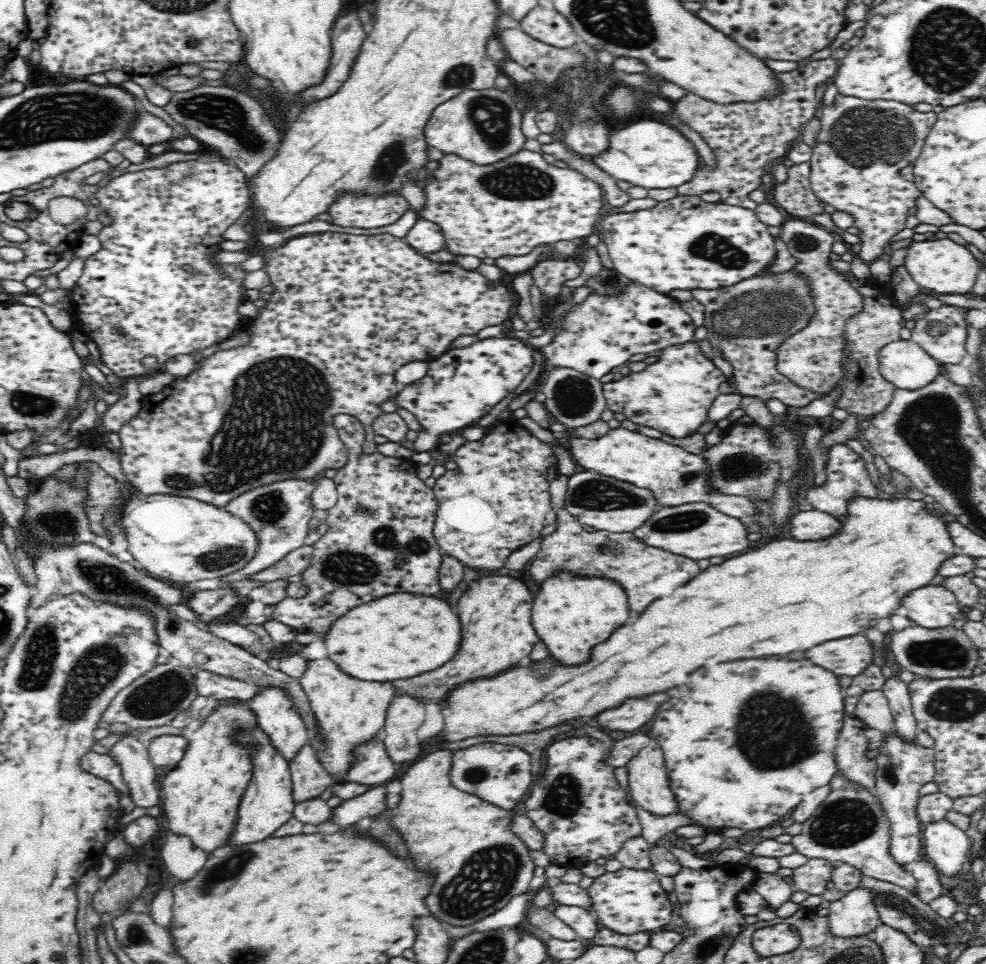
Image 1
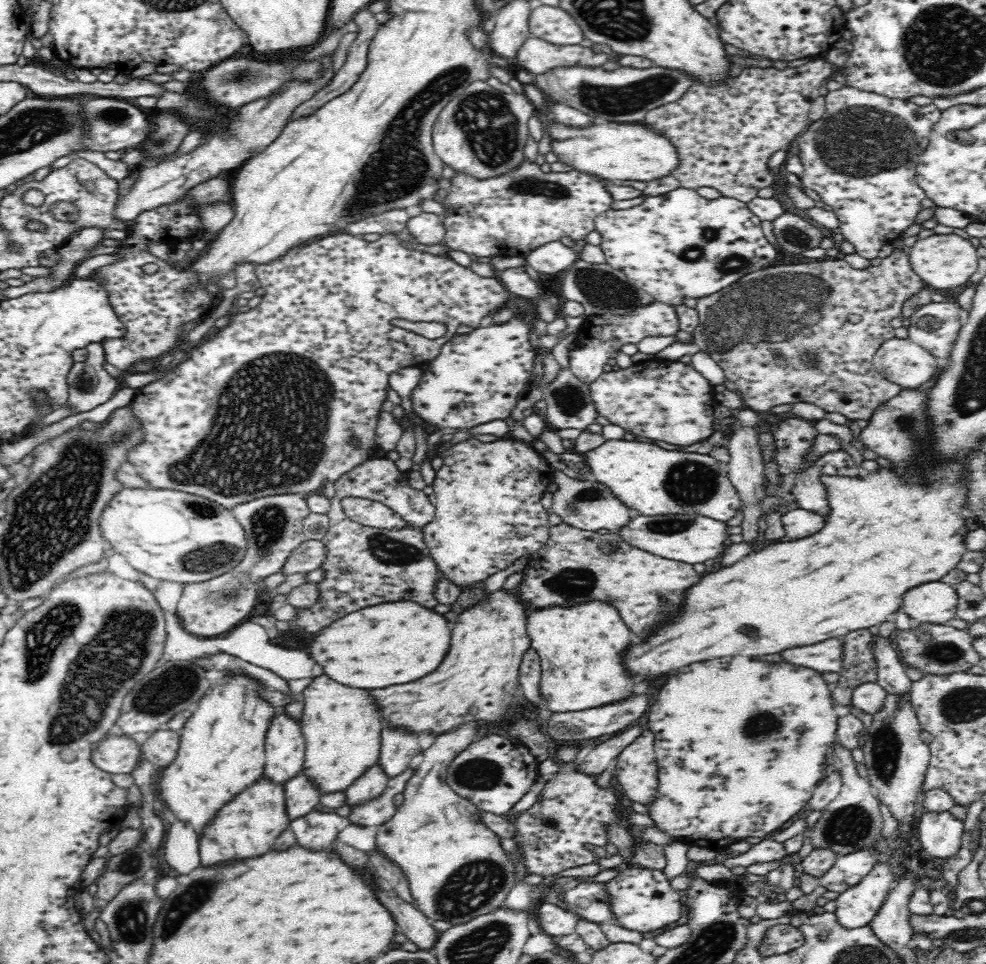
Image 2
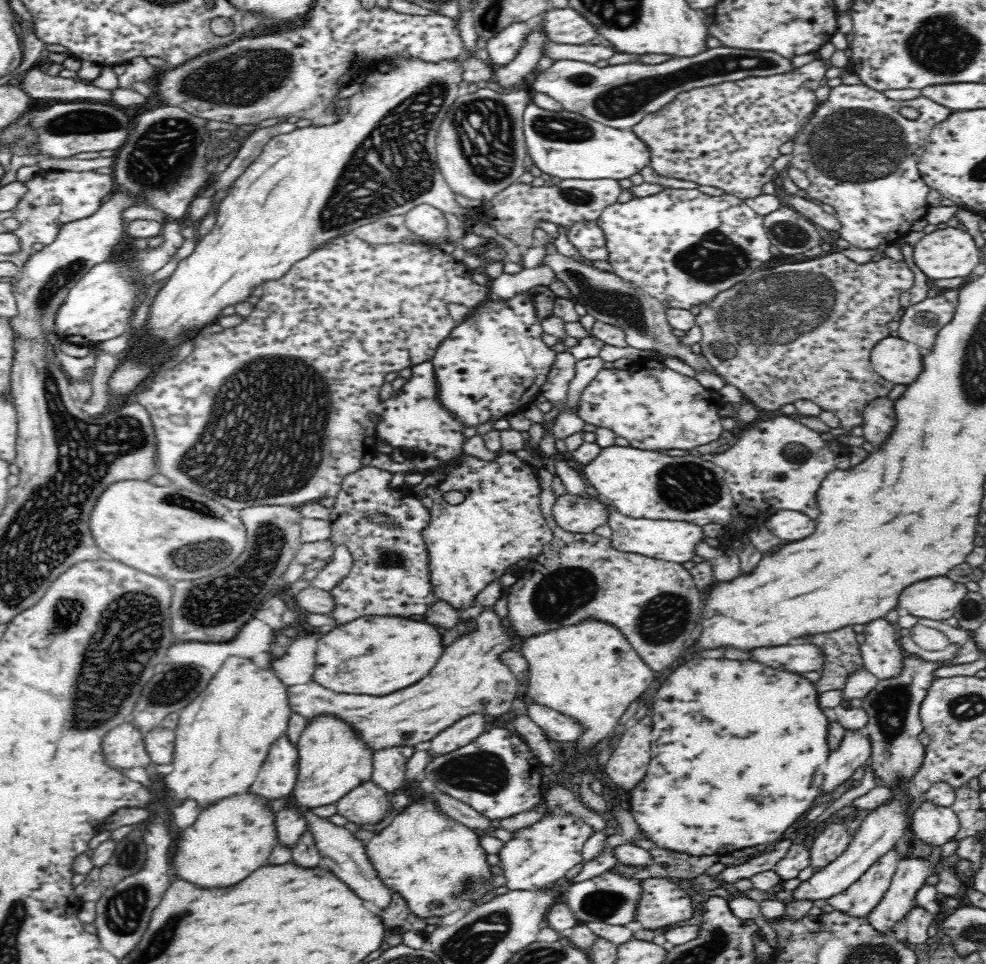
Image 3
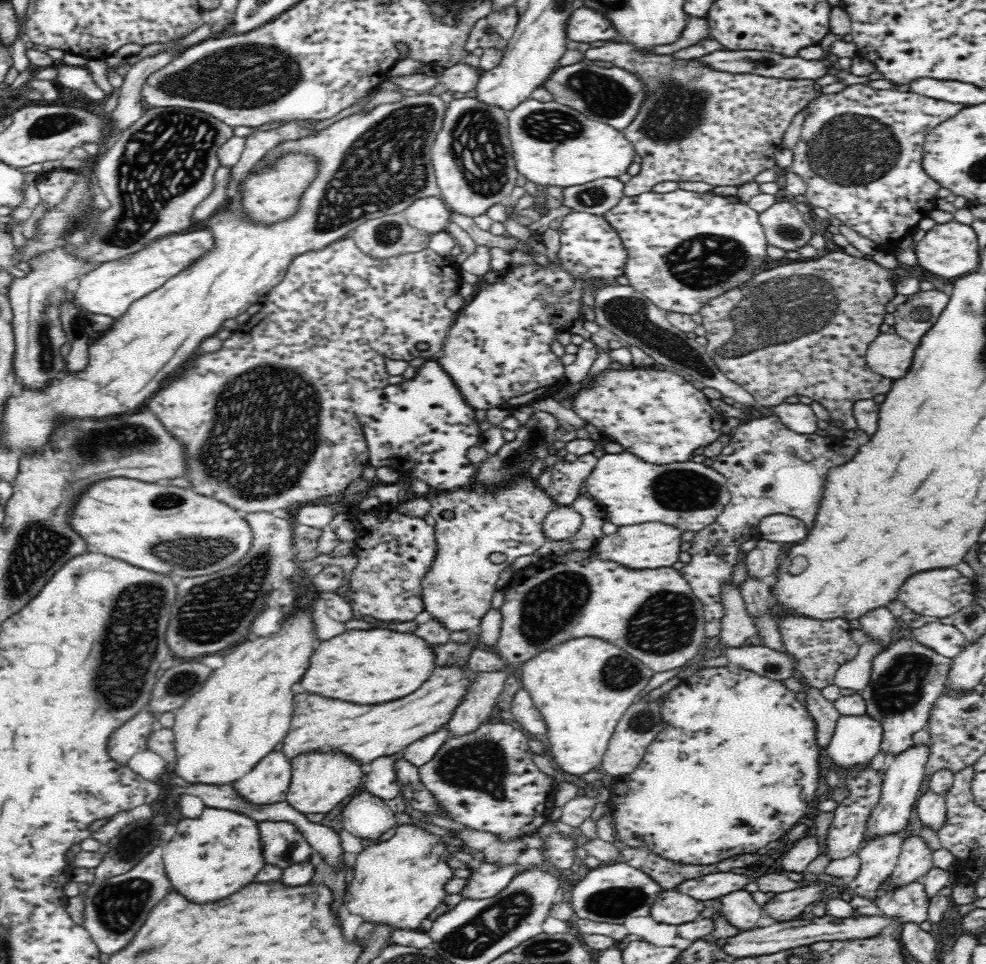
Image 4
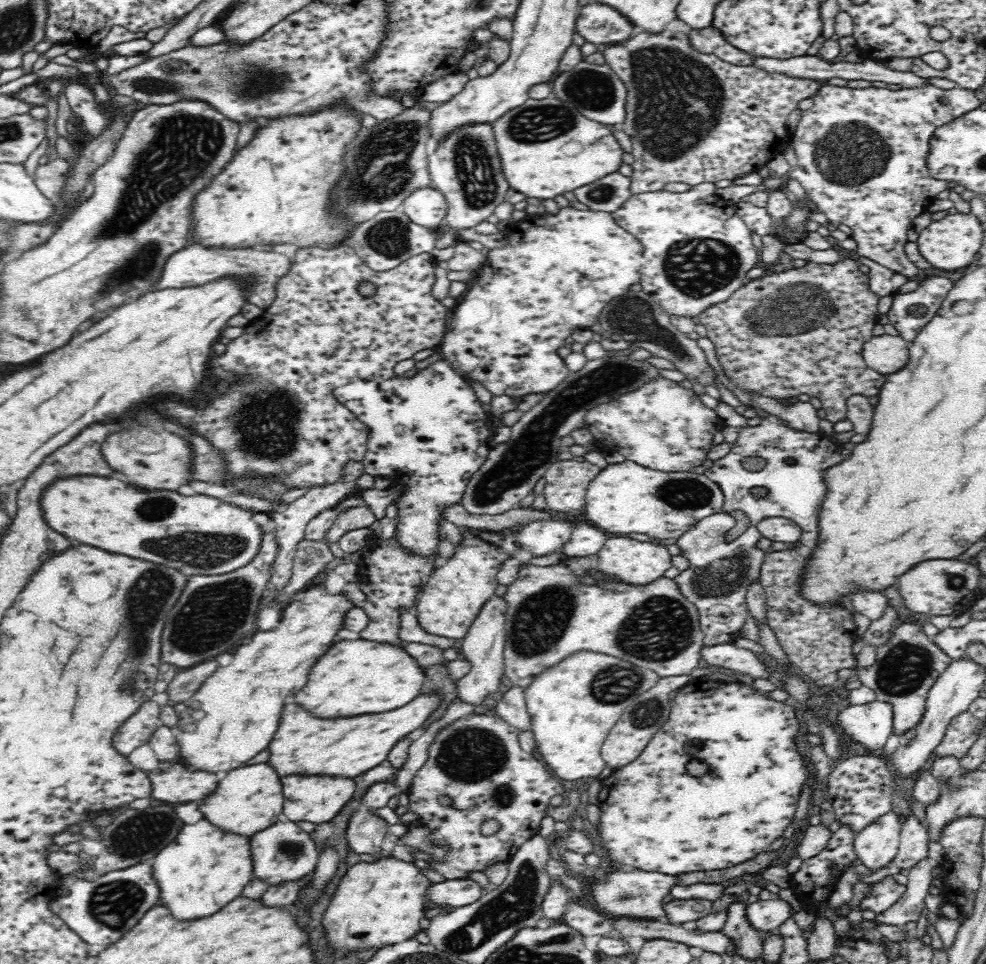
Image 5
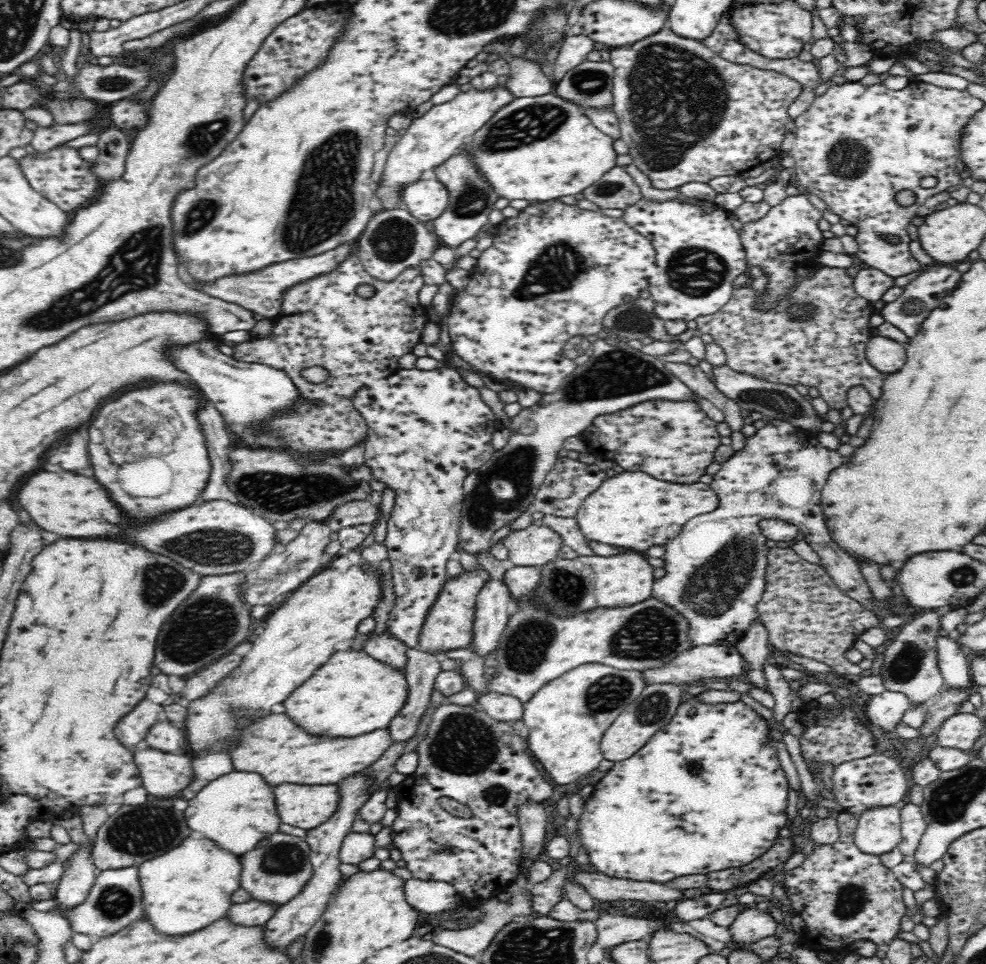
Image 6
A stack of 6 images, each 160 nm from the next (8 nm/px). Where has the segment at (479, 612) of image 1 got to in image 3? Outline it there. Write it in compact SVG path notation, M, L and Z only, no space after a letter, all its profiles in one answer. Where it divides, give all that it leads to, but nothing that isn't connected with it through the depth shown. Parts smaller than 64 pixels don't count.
M485 609L475 620L474 631L458 636L446 646L434 670L420 682L398 690L396 694L372 696L368 694L336 693L312 679L306 684L287 688L288 705L296 714L310 719L318 714L335 714L345 720L374 751L392 746L410 746L428 742L437 734L465 716L480 713L500 717L513 708L519 680L506 666L500 655L518 650L520 640L514 637L506 618L496 611Z

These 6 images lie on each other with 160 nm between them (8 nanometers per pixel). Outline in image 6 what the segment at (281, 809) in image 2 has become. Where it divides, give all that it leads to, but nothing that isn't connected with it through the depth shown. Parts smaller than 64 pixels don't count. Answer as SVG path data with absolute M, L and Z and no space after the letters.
M190 834L180 842L178 848L169 850L156 858L151 858L139 865L140 884L143 890L143 903L146 918L154 924L154 928L162 934L190 934L194 930L206 928L214 920L222 918L232 906L232 895L240 889L240 873L242 870L241 855L234 854L200 834Z

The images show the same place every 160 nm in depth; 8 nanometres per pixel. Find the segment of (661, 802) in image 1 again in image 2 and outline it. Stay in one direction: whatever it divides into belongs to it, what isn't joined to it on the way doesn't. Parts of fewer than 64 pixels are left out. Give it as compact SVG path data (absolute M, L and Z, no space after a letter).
M650 729L643 730L642 734L636 738L630 746L627 746L618 758L616 758L613 767L615 780L624 794L630 800L648 806L657 797L657 788L659 787L658 780L658 765L654 750L654 733Z

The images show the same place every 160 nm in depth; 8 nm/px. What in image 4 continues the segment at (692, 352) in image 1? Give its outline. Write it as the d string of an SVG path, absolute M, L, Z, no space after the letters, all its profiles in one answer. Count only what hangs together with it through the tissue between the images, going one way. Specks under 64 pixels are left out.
M653 367L632 369L605 369L573 398L570 409L605 433L605 437L618 442L627 450L650 464L670 464L691 460L696 448L712 444L722 432L725 417L710 405L710 399L690 381L675 372Z

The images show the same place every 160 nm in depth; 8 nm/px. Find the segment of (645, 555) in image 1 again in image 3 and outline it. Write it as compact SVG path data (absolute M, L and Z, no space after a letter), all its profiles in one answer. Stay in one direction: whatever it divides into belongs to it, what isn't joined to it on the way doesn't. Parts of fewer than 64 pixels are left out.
M547 467L538 469L541 488L540 511L552 529L552 540L543 546L542 554L532 558L522 569L517 582L505 590L508 596L506 622L510 624L514 637L521 642L522 638L576 625L587 619L604 620L614 626L620 626L620 630L630 640L632 648L644 658L644 662L653 671L670 666L674 660L678 660L688 652L688 646L698 638L702 630L702 628L694 628L696 624L700 624L702 618L702 594L698 592L690 572L676 562L616 550L611 545L611 537L602 537L594 531L586 534L568 532L557 526L552 516L552 507L556 500L556 494L552 490L553 478L554 474Z

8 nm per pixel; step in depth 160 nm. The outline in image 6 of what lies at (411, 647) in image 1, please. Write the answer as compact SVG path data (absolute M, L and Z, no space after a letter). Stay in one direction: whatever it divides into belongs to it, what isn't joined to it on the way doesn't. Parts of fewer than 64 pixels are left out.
M357 649L337 650L284 702L286 714L316 736L358 736L386 728L408 700L404 671Z

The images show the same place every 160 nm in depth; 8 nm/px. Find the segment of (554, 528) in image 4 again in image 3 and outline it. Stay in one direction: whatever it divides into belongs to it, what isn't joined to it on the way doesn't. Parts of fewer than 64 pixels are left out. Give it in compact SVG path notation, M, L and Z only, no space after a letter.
M597 493L556 495L552 516L557 526L568 532L588 533L609 523L610 505Z

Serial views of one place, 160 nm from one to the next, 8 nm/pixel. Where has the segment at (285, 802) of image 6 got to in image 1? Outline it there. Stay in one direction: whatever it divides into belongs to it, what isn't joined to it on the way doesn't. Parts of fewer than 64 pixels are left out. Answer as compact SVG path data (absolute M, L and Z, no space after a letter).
M329 657L306 660L307 666L299 683L308 698L312 712L317 720L321 738L326 738L322 745L320 741L309 740L322 766L333 776L334 781L343 779L349 772L354 760L352 748L368 738L381 734L386 718L386 708L390 706L392 696L396 694L390 682L360 682L352 678Z

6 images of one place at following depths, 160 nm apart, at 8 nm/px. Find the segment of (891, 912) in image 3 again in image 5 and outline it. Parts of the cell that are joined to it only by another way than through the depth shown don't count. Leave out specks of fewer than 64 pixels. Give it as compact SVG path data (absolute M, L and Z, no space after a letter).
M909 817L902 825L900 831L900 844L898 854L893 858L892 865L902 872L908 872L922 859L928 856L929 834L918 818Z

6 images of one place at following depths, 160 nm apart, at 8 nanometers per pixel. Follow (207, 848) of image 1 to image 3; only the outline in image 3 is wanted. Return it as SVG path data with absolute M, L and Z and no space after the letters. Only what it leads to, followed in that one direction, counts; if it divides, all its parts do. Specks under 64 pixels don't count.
M228 657L198 698L178 712L179 721L174 730L175 749L171 762L173 770L164 777L164 785L170 788L169 792L174 792L172 798L178 804L190 798L200 802L198 806L204 808L219 800L249 792L272 742L286 734L291 711L287 688L278 677L268 670L258 668L252 660Z

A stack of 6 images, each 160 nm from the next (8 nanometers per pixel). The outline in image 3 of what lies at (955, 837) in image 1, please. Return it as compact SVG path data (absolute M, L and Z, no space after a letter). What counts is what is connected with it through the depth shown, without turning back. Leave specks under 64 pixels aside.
M928 801L910 815L909 823L916 838L932 848L955 840L960 828L952 807L936 806Z

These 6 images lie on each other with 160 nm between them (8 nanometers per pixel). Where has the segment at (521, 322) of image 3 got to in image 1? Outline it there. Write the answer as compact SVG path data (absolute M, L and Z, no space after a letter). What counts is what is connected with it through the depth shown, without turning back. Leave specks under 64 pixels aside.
M505 336L504 338L487 338L476 341L462 350L450 350L438 359L428 363L428 372L424 378L416 380L396 394L393 399L398 407L412 412L422 425L422 430L413 442L414 452L434 451L440 443L442 434L453 434L486 416L498 402L502 402L506 396L512 394L532 368L534 368L533 350L524 341Z

